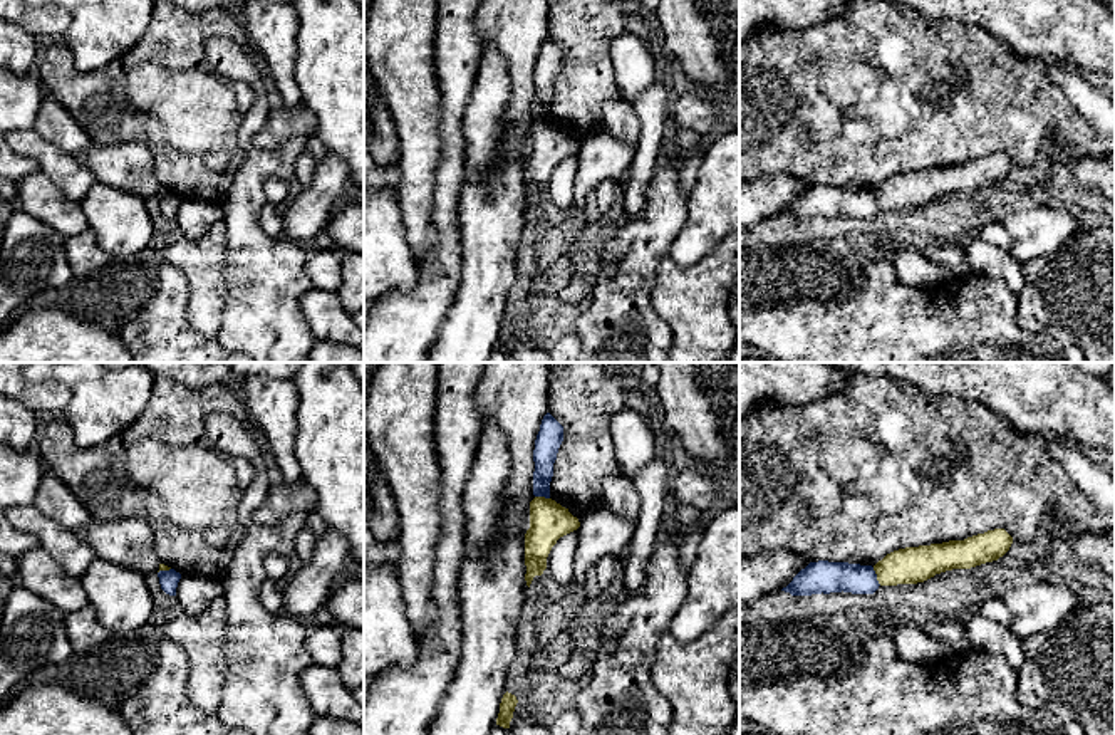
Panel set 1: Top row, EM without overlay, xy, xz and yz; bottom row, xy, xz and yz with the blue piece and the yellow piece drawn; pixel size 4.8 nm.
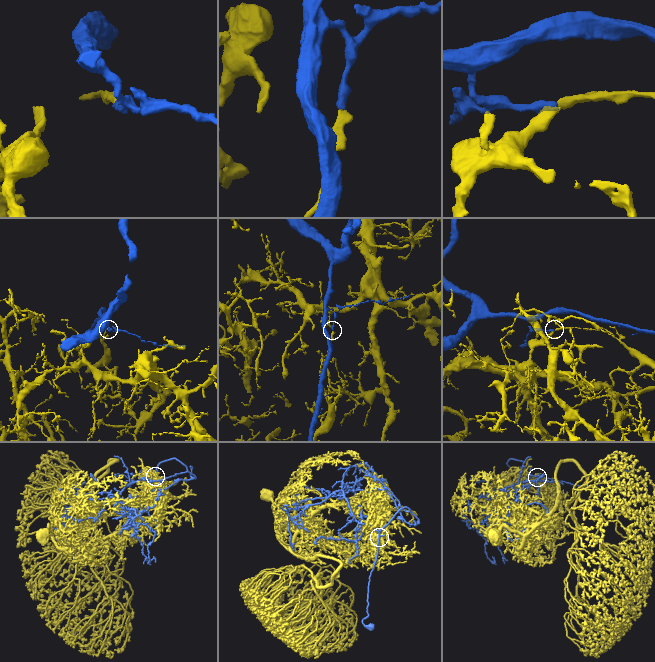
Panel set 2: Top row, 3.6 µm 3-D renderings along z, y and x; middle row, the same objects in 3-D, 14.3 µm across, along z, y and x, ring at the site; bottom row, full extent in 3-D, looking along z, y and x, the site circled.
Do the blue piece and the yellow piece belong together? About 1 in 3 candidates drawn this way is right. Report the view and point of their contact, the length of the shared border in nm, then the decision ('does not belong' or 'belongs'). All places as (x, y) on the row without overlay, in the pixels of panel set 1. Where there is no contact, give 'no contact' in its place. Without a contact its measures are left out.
meets blue in yz at (876, 200); contact 100 nm long; does not belong

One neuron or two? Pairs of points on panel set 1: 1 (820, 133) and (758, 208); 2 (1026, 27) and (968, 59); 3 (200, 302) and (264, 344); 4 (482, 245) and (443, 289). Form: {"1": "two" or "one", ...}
{"1": "two", "2": "two", "3": "two", "4": "two"}

